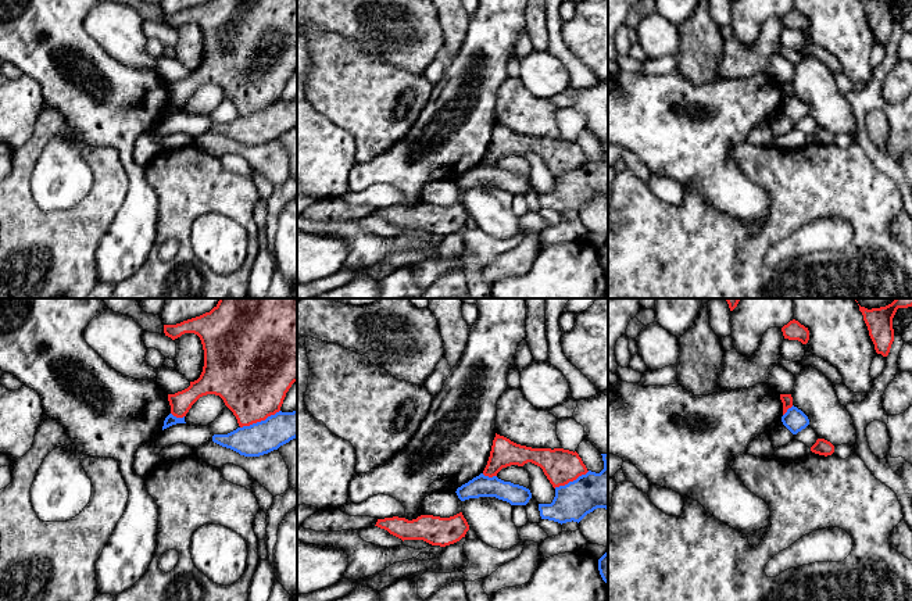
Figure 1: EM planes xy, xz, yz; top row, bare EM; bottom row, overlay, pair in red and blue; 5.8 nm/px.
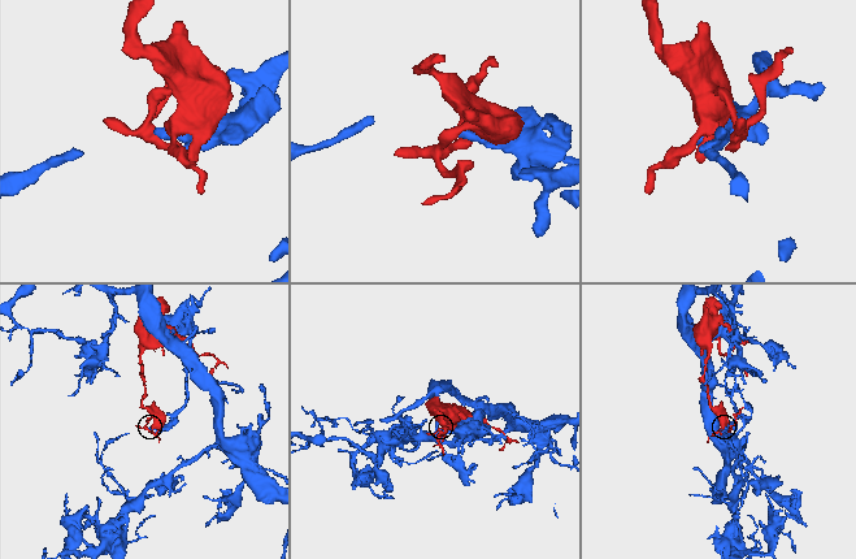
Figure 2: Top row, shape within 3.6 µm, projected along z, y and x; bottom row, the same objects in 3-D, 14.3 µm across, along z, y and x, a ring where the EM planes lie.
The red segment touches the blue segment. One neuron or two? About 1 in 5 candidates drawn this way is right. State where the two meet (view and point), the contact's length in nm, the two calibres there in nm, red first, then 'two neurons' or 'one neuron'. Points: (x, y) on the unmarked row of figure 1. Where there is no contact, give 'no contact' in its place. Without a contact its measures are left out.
meets red in xy at (260, 110); contact 260 nm long; 420 nm thick on the red side, 190 nm on the other; two neurons

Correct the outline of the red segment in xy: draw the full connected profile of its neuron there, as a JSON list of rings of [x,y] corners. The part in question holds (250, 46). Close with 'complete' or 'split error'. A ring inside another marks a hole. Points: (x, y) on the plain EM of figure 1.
[[[210,0],[176,14],[164,14],[165,25],[172,29],[185,22],[200,26],[204,39],[204,56],[200,67],[175,83],[168,83],[171,103],[183,107],[203,85],[219,85],[233,101],[240,117],[265,110],[280,100],[286,82],[297,71],[297,0]]]; complete

